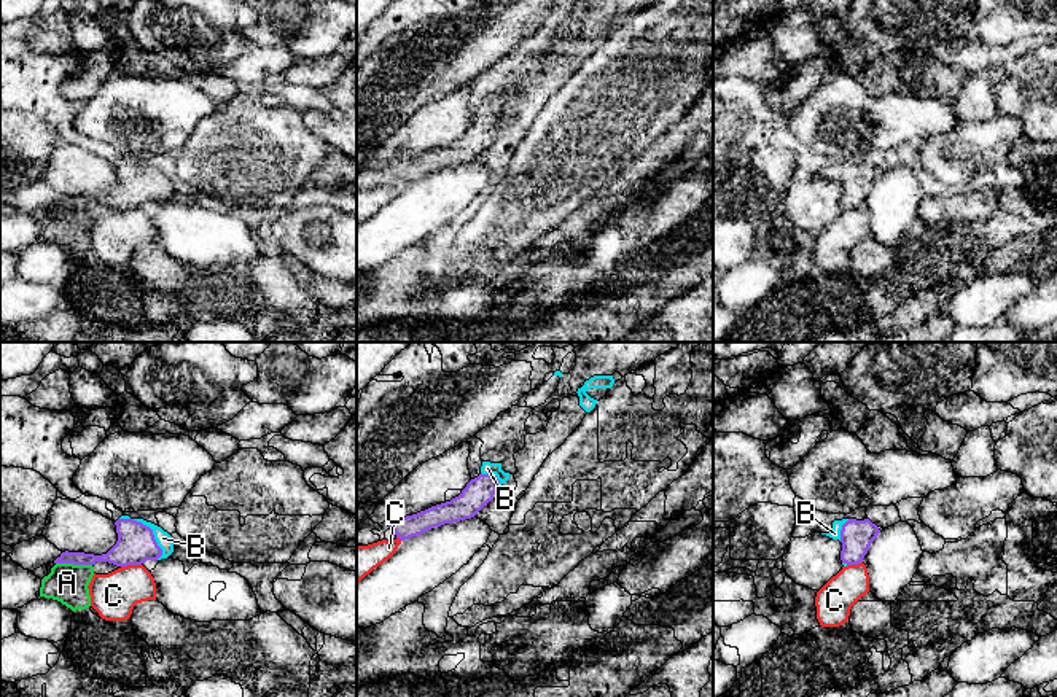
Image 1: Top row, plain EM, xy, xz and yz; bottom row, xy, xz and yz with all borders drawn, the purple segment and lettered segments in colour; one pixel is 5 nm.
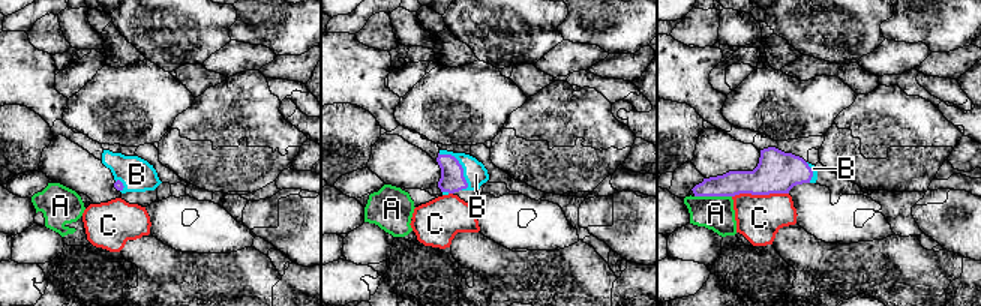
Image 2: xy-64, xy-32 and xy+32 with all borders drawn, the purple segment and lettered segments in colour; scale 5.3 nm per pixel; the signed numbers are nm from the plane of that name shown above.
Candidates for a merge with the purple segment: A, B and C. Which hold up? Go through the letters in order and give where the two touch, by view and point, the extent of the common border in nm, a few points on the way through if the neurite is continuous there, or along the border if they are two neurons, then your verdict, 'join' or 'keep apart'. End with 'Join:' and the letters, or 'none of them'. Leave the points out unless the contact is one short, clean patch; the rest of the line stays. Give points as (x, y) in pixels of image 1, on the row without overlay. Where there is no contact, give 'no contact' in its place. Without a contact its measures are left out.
A: xy (74, 207) | 180 nm | along xy (56, 206), (91, 209) | keep apart
B: xy (153, 179) | 240 nm | across xy (136, 186), (147, 185), (153, 179), (163, 182) | join
C: xy (131, 207) | 110 nm | keep apart
Join: B

